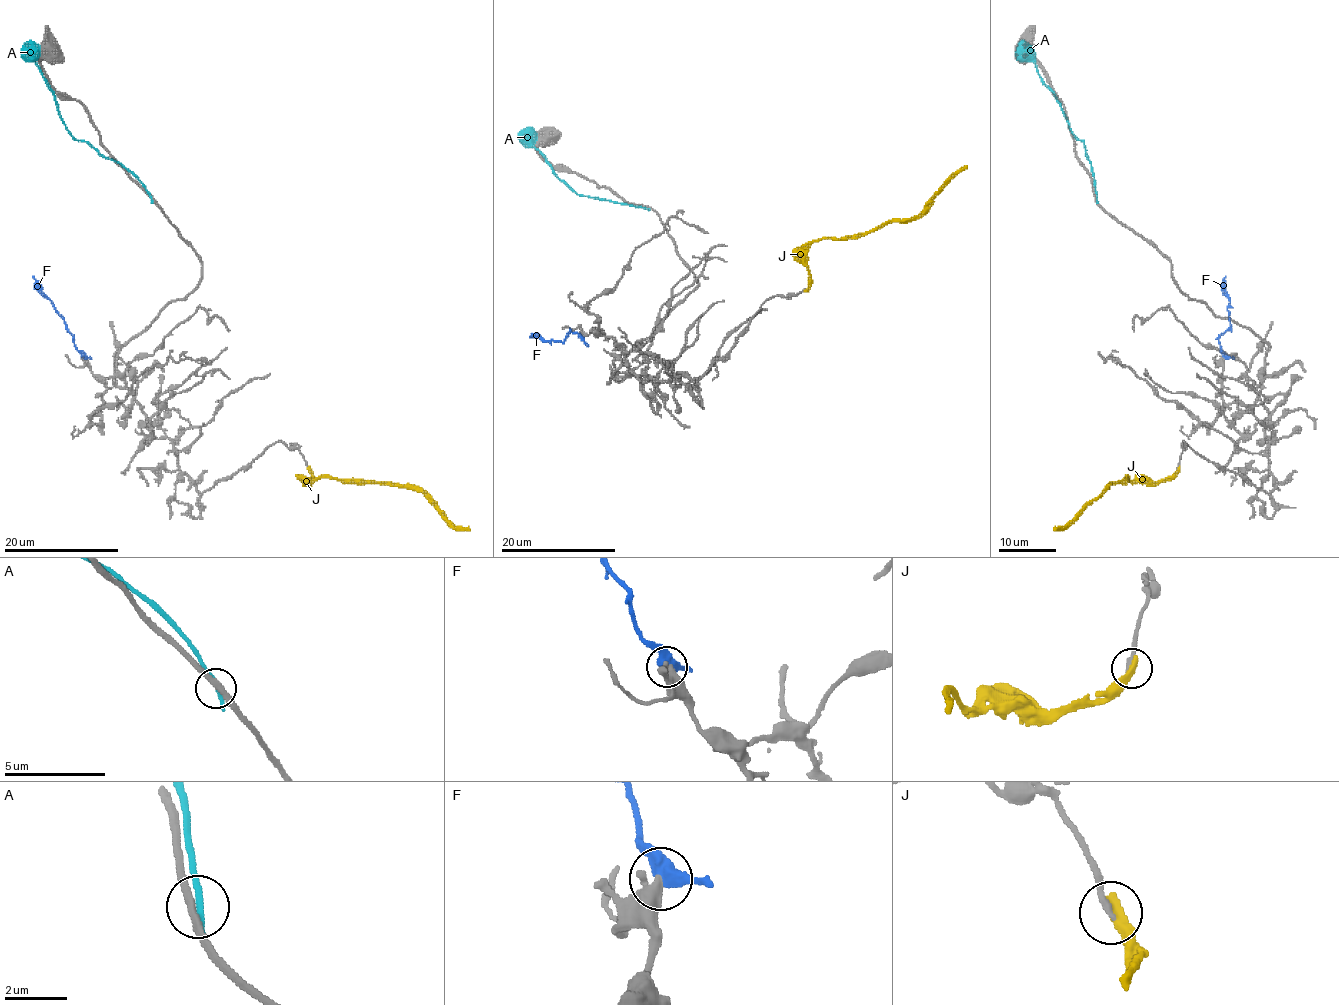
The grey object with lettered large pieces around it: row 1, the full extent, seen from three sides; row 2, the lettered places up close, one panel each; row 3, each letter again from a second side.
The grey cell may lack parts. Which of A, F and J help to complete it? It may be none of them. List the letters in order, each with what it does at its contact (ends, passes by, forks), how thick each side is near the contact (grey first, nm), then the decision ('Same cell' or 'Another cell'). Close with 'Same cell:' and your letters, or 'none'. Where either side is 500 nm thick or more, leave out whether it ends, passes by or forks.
A: It ends there. Thickness 240 nm (grey) against 240 nm. Another cell
F: Thickness 500 nm (grey) against 420 nm. Another cell
J: It ends there. Thickness 200 nm (grey) against 440 nm. Another cell
Same cell: none

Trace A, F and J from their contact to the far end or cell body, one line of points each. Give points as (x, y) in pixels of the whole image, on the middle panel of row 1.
A: (647, 208), (574, 191), (554, 173), (551, 164), (532, 146), (524, 130)
F: (581, 336), (571, 330), (562, 342), (552, 339), (549, 342), (538, 336), (529, 337)
J: (805, 290), (810, 281), (807, 249), (814, 241), (857, 237), (893, 221), (911, 221), (967, 166)

